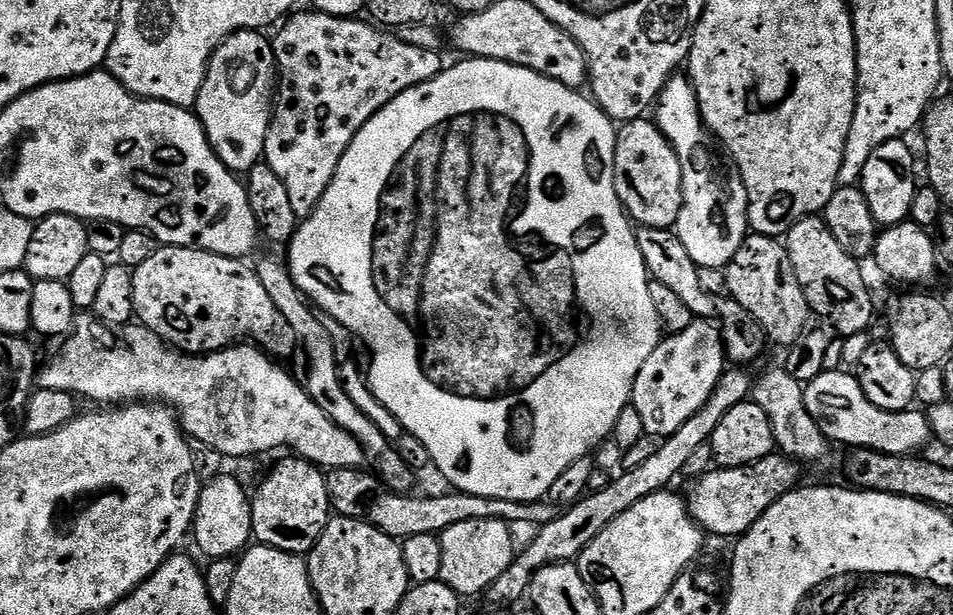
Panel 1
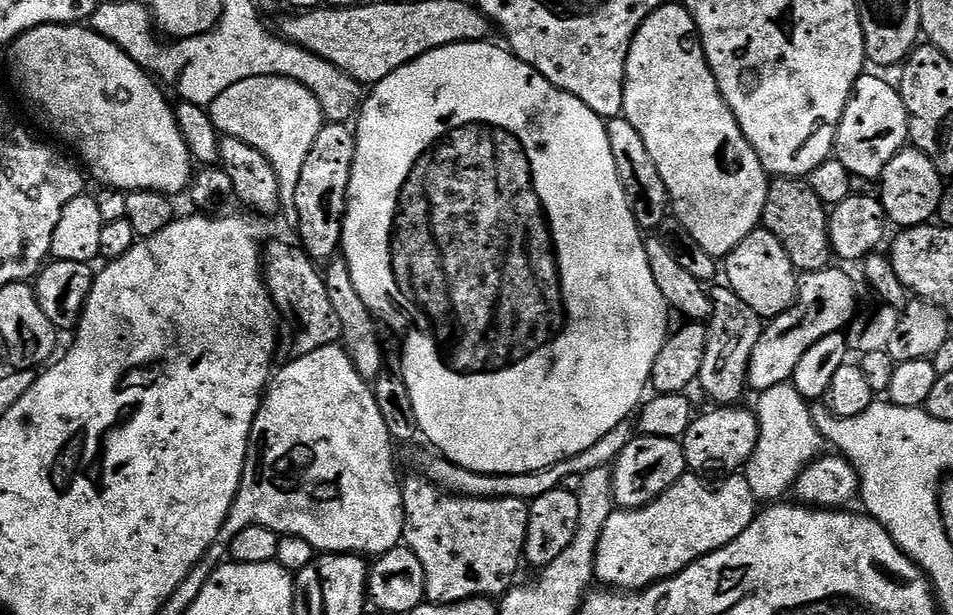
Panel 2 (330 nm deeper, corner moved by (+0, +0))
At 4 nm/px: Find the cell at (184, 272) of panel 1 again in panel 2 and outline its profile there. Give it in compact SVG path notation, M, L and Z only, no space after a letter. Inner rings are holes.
M276 240L269 248L267 245L262 252L262 271L275 311L300 323L299 351L306 353L329 343L331 336L328 335L334 332L334 317L321 269L303 247L293 244Z

